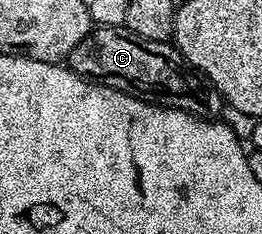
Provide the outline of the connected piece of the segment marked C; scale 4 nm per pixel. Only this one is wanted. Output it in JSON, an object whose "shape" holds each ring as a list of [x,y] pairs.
{"shape":[[[96,25],[85,40],[73,48],[65,62],[74,74],[80,74],[88,82],[132,94],[157,106],[184,110],[196,118],[208,120],[218,119],[223,112],[222,94],[188,67],[170,41],[145,40],[126,28]]]}

